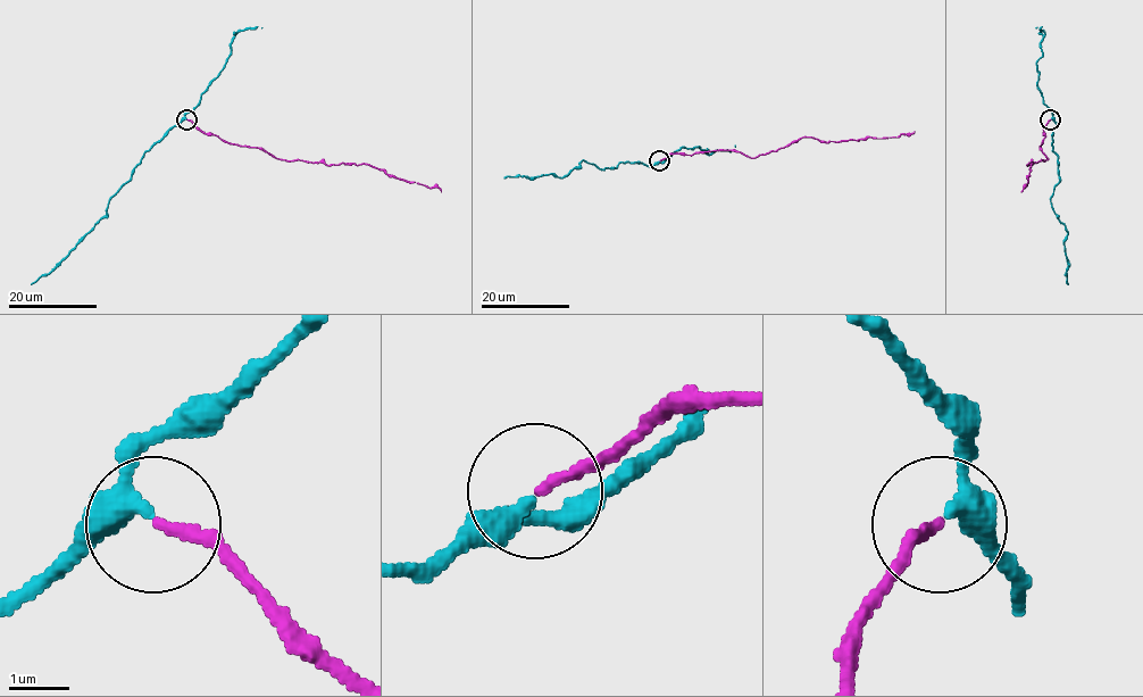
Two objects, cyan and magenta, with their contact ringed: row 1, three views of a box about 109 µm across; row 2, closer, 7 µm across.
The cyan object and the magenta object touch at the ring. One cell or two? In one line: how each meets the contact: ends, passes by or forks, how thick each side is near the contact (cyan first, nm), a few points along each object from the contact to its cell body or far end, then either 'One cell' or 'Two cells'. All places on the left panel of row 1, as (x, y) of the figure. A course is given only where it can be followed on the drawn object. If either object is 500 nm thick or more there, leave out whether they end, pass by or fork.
At the ring cyan passes by. At the ring magenta ends. Thickness 280 nm (cyan) against 170 nm. Course of cyan: (186, 119), (147, 150), (109, 201), (106, 214), (49, 273), (31, 284). Course of magenta: (186, 119), (206, 133), (232, 143), (261, 147), (280, 159), (368, 164), (441, 191). One cell

